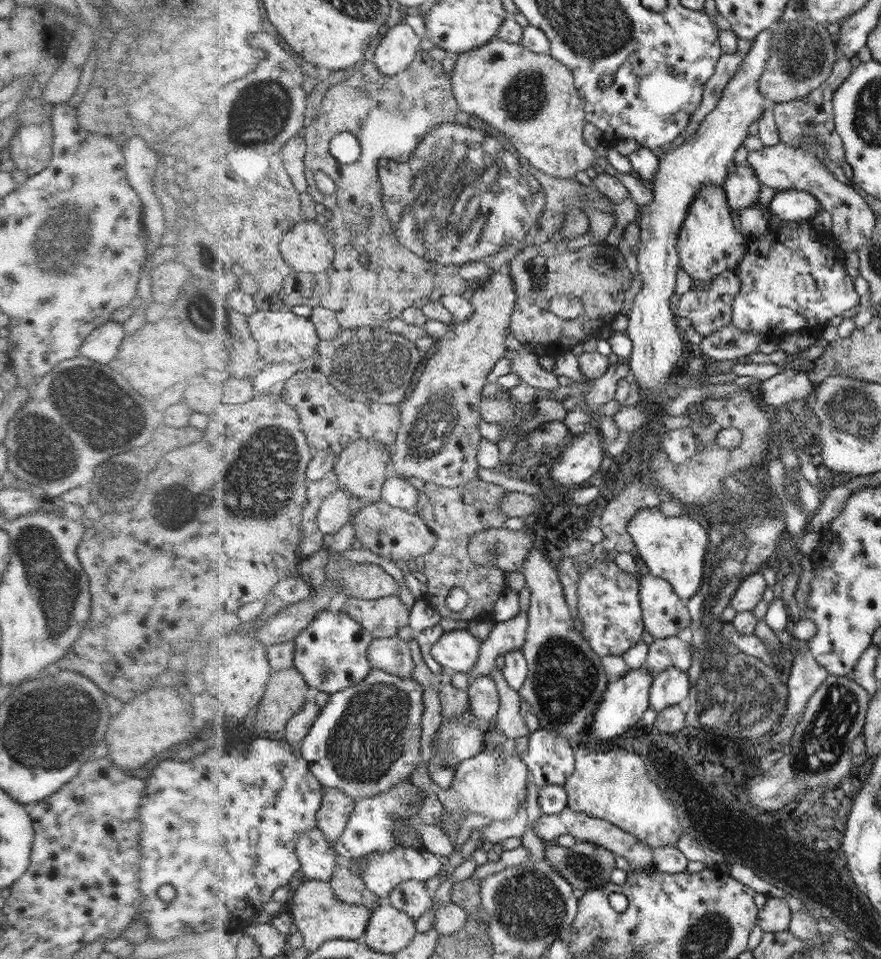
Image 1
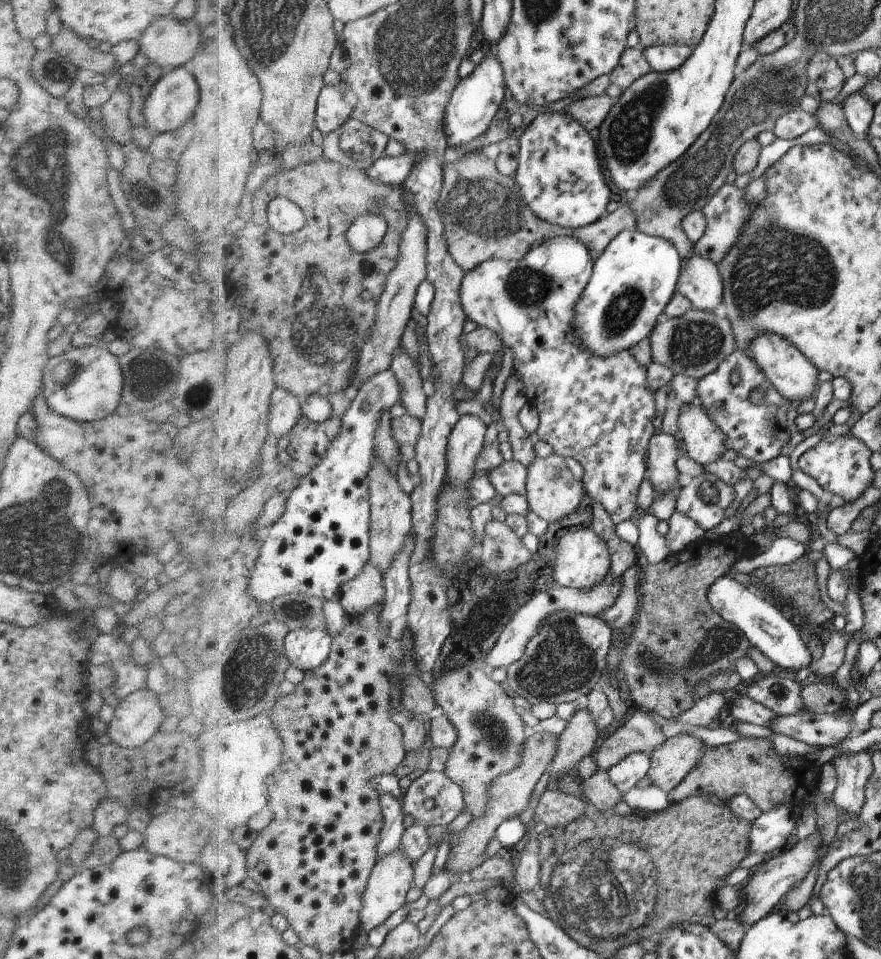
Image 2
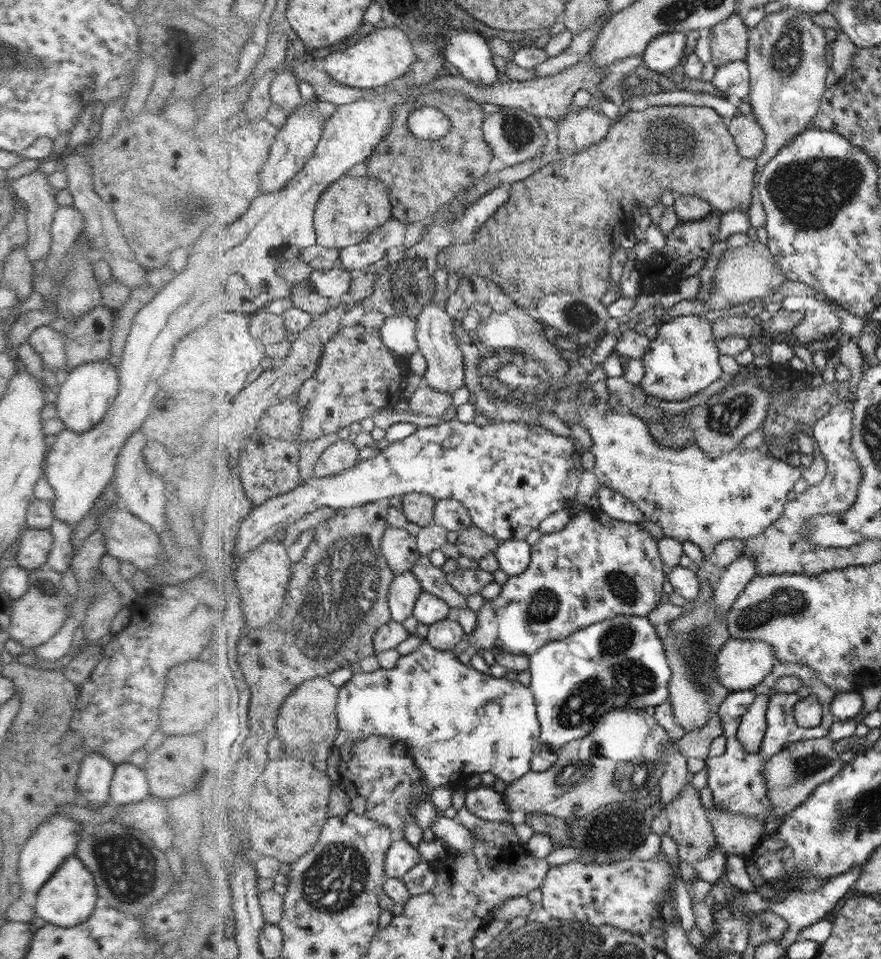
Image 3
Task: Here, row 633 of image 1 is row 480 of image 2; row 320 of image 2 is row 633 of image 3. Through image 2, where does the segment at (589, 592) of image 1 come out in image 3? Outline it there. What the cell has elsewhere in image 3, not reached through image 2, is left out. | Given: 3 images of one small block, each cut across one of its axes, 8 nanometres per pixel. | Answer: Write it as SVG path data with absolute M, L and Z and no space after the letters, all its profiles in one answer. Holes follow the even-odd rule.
M587 509L580 513L575 513L572 515L568 524L562 530L557 530L554 532L543 533L537 543L533 546L532 560L529 562L529 568L525 570L524 573L518 576L508 577L506 583L502 585L502 591L492 600L486 600L482 605L480 612L477 614L476 618L476 628L474 633L466 636L469 641L469 646L474 646L477 651L481 648L488 650L500 650L521 655L532 655L537 652L541 646L548 645L552 641L561 641L566 637L572 636L577 630L585 628L587 626L600 623L604 620L617 618L621 615L633 615L638 617L648 616L648 612L652 612L660 602L660 596L665 596L662 590L664 586L664 561L660 554L658 554L658 544L656 540L646 532L644 527L640 528L639 523L629 523L623 520L616 520L611 516L608 516L602 510L592 510Z

